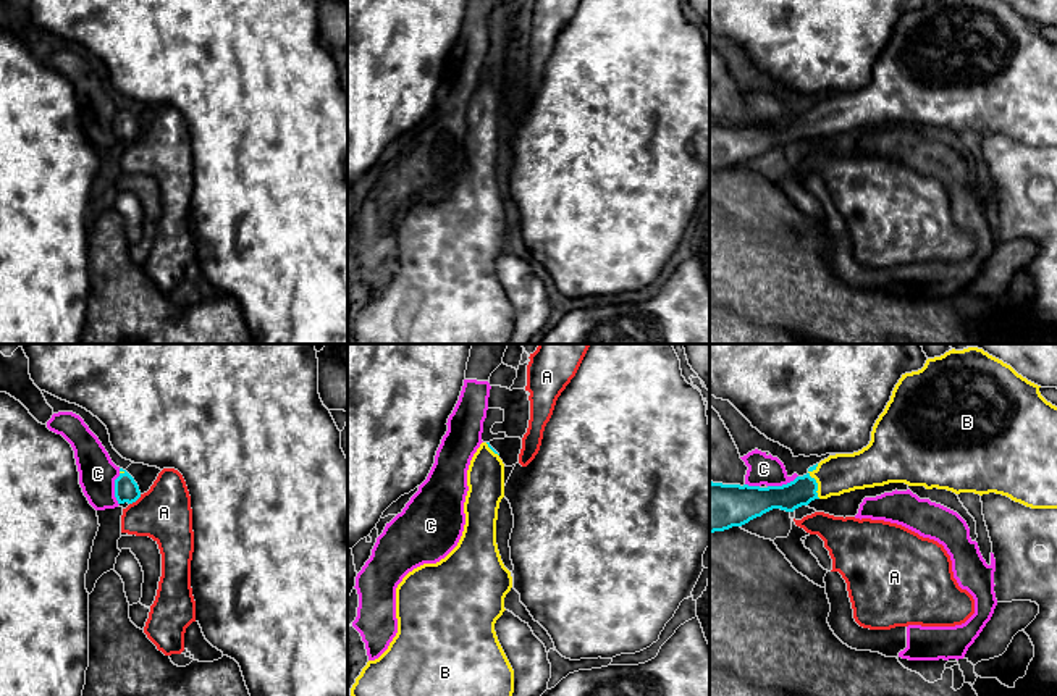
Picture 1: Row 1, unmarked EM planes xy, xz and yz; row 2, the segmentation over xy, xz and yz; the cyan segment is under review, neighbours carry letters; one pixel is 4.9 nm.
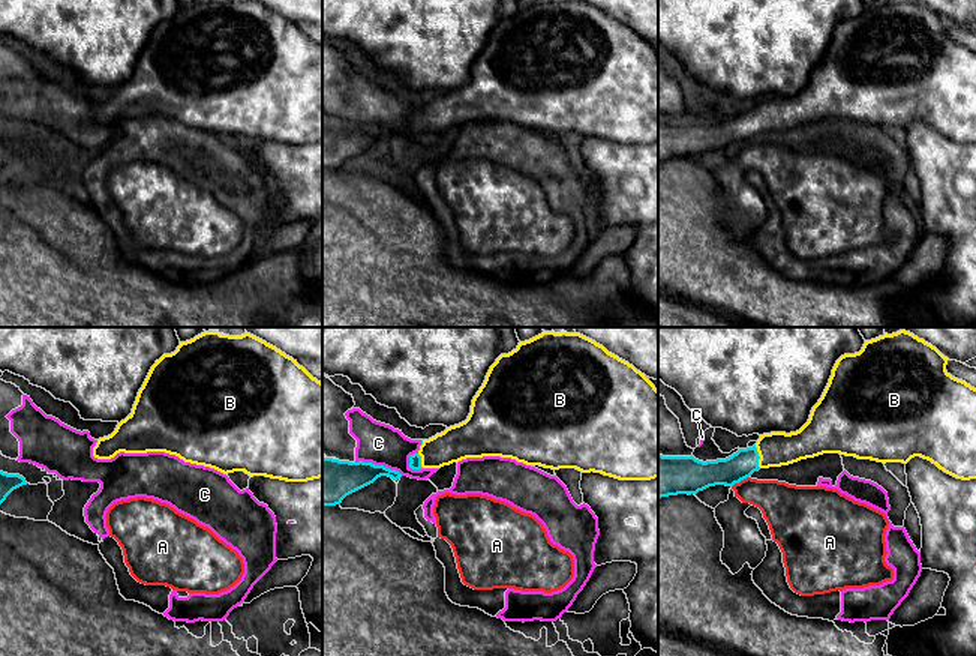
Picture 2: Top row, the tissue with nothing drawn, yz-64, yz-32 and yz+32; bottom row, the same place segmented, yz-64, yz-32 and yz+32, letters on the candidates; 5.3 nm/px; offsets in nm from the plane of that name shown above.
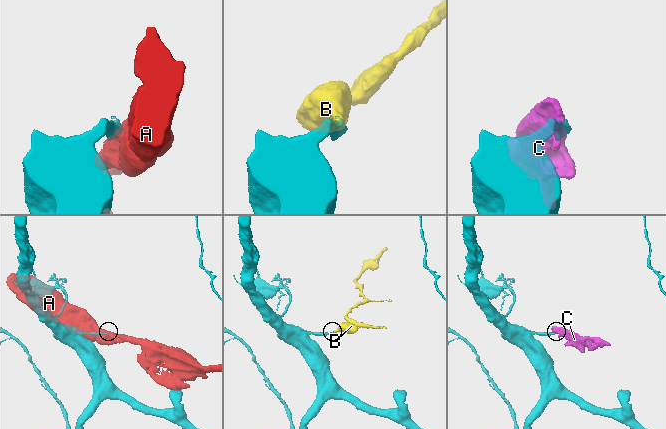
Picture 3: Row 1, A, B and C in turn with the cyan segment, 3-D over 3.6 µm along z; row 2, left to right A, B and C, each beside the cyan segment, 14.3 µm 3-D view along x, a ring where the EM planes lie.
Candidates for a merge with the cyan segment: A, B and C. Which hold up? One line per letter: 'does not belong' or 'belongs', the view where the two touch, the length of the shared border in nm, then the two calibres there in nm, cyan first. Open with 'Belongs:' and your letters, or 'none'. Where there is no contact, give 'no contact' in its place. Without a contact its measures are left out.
Belongs: B
A: does not belong; contact in xy; length 80 nm; calibres 120 and 280 nm
B: belongs; contact in yz; length 180 nm; calibres 140 and 200 nm
C: does not belong; contact in xy; length 160 nm; calibres 120 and 190 nm

